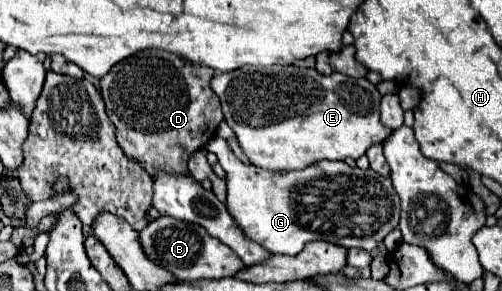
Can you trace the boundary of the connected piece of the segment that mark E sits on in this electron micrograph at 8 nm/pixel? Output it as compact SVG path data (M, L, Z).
M242 66L228 74L216 74L212 78L212 90L218 94L224 120L234 130L244 154L254 166L266 170L300 170L320 160L358 160L370 146L386 142L392 134L392 130L380 122L380 92L366 78L352 80L338 72L322 76L314 68L296 66L274 66L274 72L266 76L252 66Z

